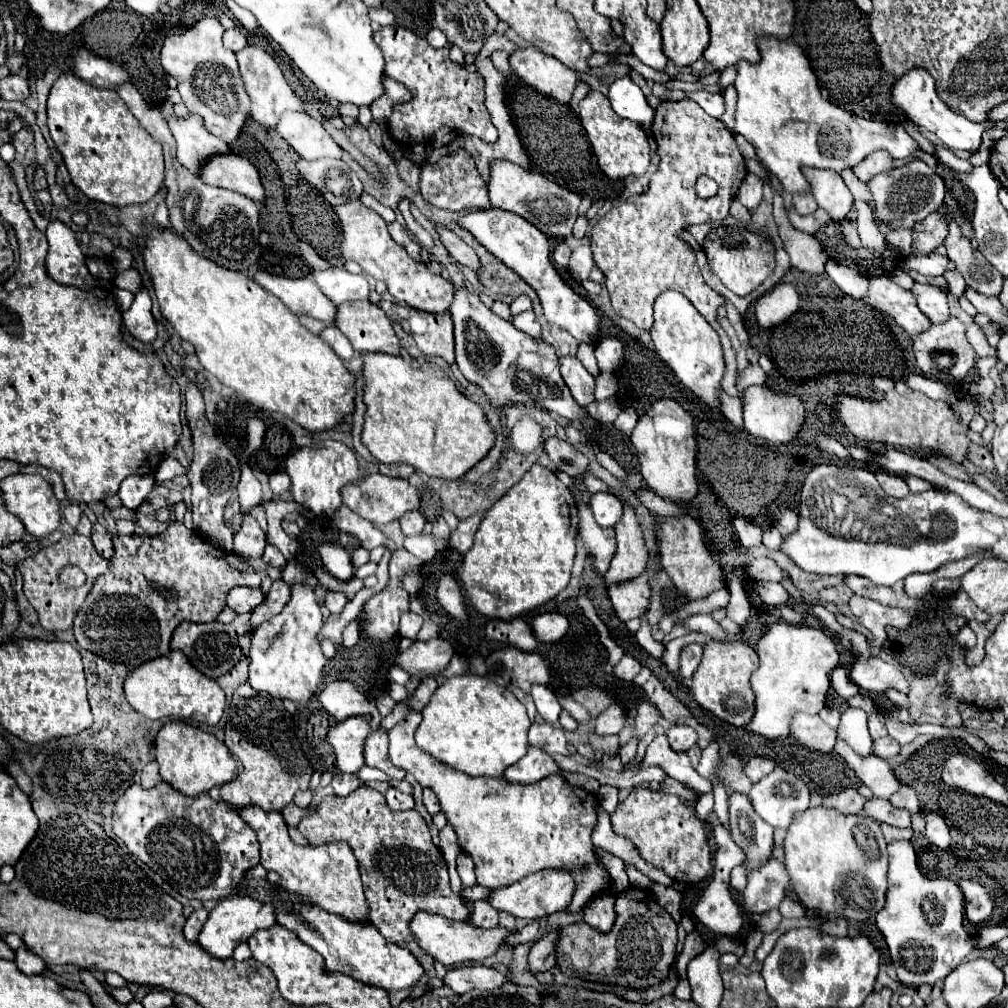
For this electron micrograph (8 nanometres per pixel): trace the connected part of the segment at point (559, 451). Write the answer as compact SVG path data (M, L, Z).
M558 437L546 439L544 451L548 453L552 463L560 471L564 471L564 473L568 473L572 477L578 477L580 473L588 471L588 457L584 453L580 453L578 449L574 449L570 443L566 443L566 441L558 439Z

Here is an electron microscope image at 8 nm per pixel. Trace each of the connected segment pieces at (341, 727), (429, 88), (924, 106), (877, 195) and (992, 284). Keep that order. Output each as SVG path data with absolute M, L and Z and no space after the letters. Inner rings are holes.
M350 717L334 725L328 733L328 743L336 753L336 765L342 773L356 773L364 765L362 747L374 729L364 717Z
M382 27L378 33L374 33L374 41L384 53L386 77L402 81L414 93L414 99L394 107L388 119L388 131L394 139L406 143L404 149L418 143L428 143L444 125L456 129L458 133L476 135L486 143L496 143L498 131L492 125L490 113L484 105L484 77L450 61L450 45L434 49L426 43L426 39L416 37L404 27Z
M912 69L902 79L898 79L892 89L892 103L896 107L900 107L908 115L908 119L912 123L916 123L920 129L928 129L928 131L936 133L946 147L976 153L982 145L982 133L986 131L988 125L986 123L972 123L966 117L950 111L936 95L934 79L930 77L930 73L926 69Z
M914 159L904 167L876 175L874 179L868 181L868 187L874 201L874 219L890 223L896 231L912 229L916 221L922 221L926 215L936 211L944 203L946 195L944 181L920 159Z
M950 221L948 237L944 239L948 249L948 259L956 263L956 269L966 279L966 285L984 293L984 295L1000 295L1004 277L986 263L984 255L972 247L970 239L966 239L958 227L958 223Z

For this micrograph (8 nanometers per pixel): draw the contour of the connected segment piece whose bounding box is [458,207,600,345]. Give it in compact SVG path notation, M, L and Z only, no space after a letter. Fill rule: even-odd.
M492 207L484 211L468 213L458 223L464 229L468 229L492 255L496 255L510 269L514 269L530 287L534 287L534 291L542 301L544 315L550 323L560 325L570 335L574 335L580 343L588 343L588 345L598 343L600 315L588 299L582 299L578 293L574 293L572 287L568 287L562 281L562 277L558 275L558 271L550 261L550 243L542 231L538 231L530 221L522 219L520 215L502 209L492 209Z

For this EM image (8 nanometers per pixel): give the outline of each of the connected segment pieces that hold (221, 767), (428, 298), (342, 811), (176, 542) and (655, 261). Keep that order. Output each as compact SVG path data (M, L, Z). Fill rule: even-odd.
M182 721L166 723L160 729L154 743L154 757L160 765L162 781L188 797L198 797L200 793L208 793L212 787L222 787L224 783L230 783L230 779L234 779L234 775L238 775L240 771L236 759L230 755L228 747L222 741Z
M348 201L332 207L332 211L338 217L338 227L342 235L340 253L346 261L356 261L364 269L364 273L384 281L398 303L406 303L428 313L444 313L450 309L450 303L454 299L454 285L442 275L432 273L426 263L408 257L406 249L390 237L384 219L374 209L362 205L362 201Z
M362 785L360 789L356 789L354 793L350 793L346 797L334 795L334 797L324 799L312 817L306 817L304 821L300 821L298 831L308 839L310 845L318 845L318 841L346 841L352 847L352 851L358 859L364 895L370 905L370 921L388 941L394 941L394 943L410 941L412 939L410 917L420 909L444 915L446 919L452 919L452 921L468 919L470 911L464 905L464 901L458 895L454 895L454 891L450 889L450 877L448 877L446 863L444 863L440 851L432 843L428 825L414 809L402 811L402 813L390 811L382 793Z
M180 521L170 523L170 527L160 535L126 535L114 537L116 553L110 557L110 567L104 575L96 577L90 595L78 609L74 617L74 639L76 643L112 663L124 663L134 669L150 659L164 657L170 653L170 639L174 629L182 621L190 623L212 623L226 607L226 595L236 585L258 587L260 575L248 567L240 555L222 551L214 547L202 535L186 529Z
M690 99L662 101L656 109L652 133L658 141L658 171L652 175L648 191L622 201L592 225L590 237L594 261L606 275L606 287L616 313L624 315L646 331L650 331L652 325L652 303L656 297L666 289L684 293L720 335L726 361L722 389L736 397L736 355L726 331L716 321L716 311L720 305L724 305L724 297L704 283L694 251L678 237L678 231L696 221L720 221L728 215L728 207L736 197L742 179L746 177L744 157L738 151L734 133L720 119L706 115L702 107ZM700 175L706 175L718 183L720 189L716 197L700 199L696 195L694 185Z

